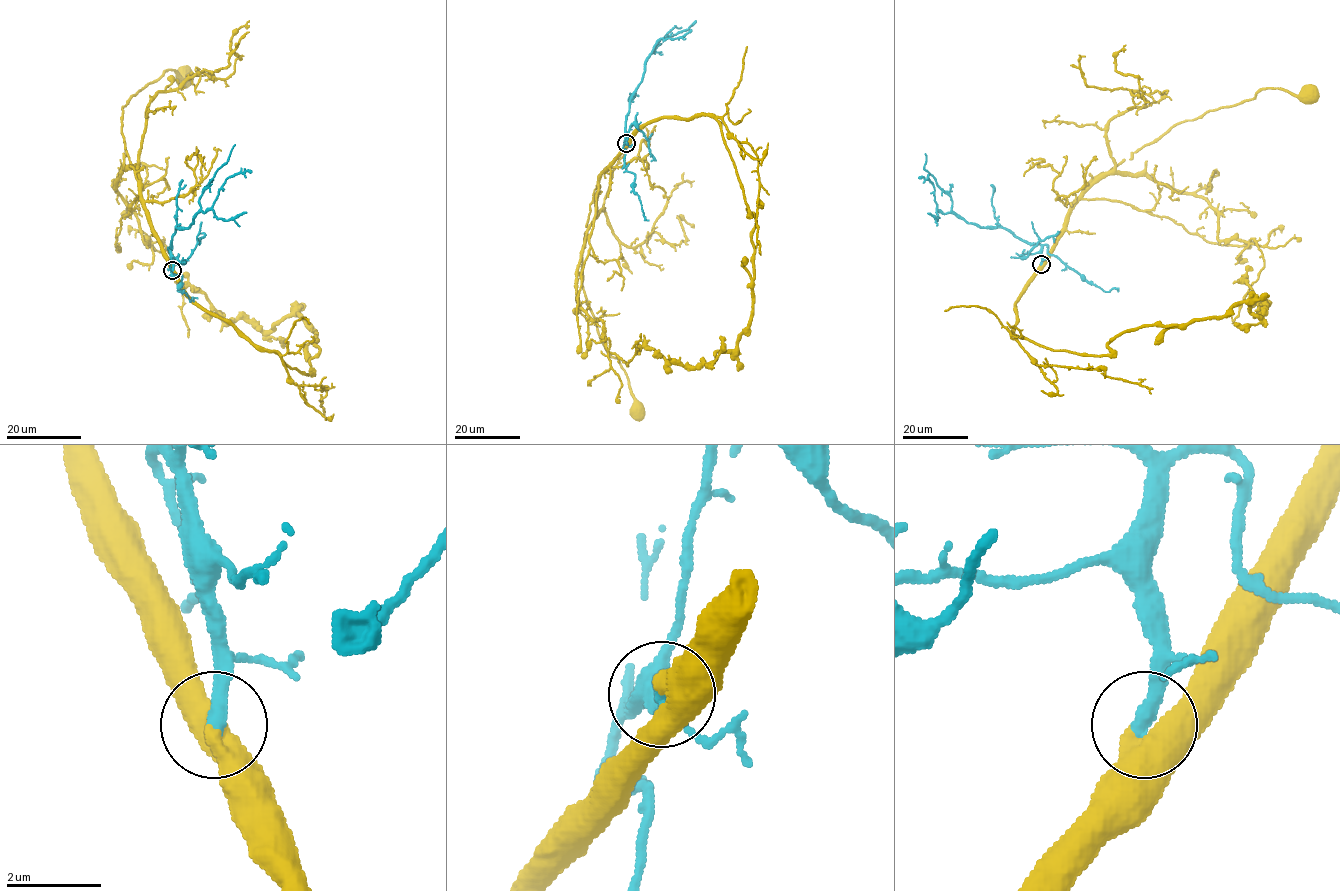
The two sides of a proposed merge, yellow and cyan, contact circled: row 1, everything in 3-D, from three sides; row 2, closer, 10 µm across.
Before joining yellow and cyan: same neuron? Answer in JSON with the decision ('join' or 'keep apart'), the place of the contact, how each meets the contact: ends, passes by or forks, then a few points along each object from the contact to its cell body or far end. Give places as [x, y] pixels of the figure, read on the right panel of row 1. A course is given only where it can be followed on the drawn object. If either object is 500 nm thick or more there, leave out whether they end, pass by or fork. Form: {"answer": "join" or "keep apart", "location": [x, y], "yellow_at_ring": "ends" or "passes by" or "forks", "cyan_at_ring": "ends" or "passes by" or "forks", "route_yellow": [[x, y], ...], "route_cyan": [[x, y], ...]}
{"answer": "join", "location": [1041, 264], "yellow_at_ring": "passes by", "cyan_at_ring": "ends", "route_yellow": [[1041, 263], [1083, 188], [1178, 123], [1250, 100], [1267, 88], [1310, 95]], "route_cyan": [[1041, 263], [1040, 244], [1026, 243], [1004, 228], [980, 227], [937, 209], [933, 183], [928, 178], [919, 178]]}

